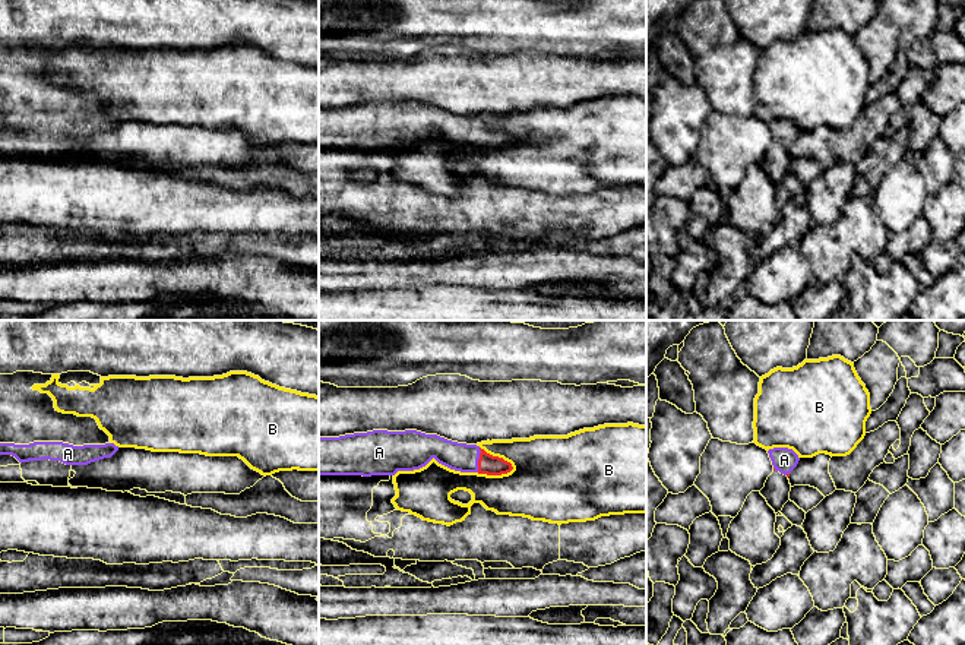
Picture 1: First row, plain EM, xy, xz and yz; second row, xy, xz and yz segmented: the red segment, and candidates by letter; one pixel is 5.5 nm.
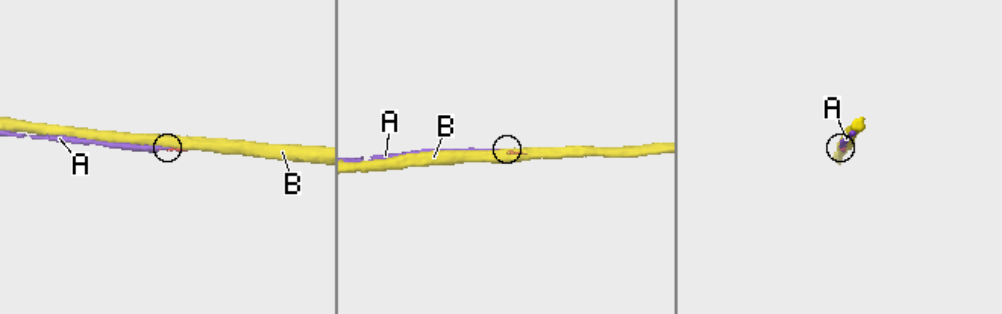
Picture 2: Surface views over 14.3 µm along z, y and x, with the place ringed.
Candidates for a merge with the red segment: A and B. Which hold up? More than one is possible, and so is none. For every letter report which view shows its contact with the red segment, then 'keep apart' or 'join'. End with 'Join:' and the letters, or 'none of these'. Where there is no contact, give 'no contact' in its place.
A: xz | join
B: xz | keep apart
Join: A

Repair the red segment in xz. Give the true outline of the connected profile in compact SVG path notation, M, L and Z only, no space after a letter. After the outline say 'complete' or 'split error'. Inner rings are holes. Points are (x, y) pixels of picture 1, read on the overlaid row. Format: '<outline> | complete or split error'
M417 430L319 437L319 475L395 475L398 471L420 469L433 458L461 472L502 475L513 469L510 462L477 445Z | split error

